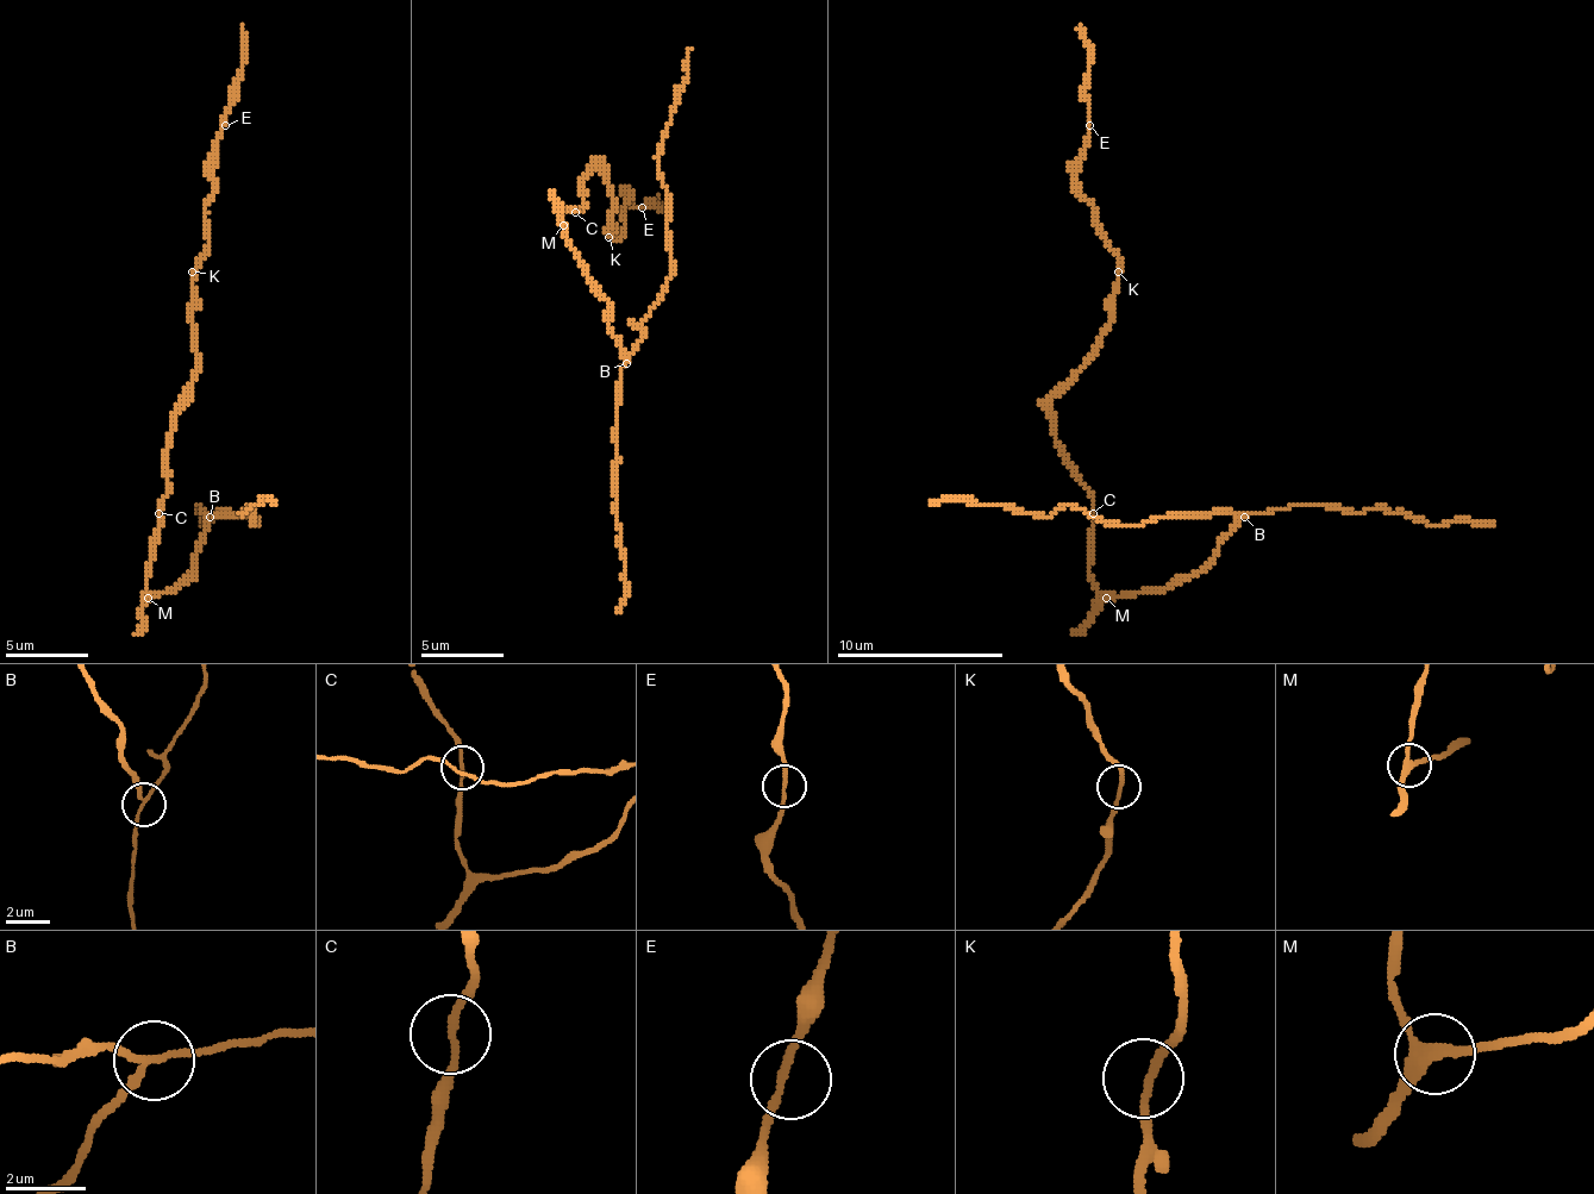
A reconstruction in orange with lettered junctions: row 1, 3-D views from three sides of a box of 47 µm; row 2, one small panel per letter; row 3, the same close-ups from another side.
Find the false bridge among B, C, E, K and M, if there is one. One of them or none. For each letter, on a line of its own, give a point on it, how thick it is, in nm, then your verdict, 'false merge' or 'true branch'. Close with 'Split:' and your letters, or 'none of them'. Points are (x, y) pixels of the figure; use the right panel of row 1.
B: place (1244, 517); calibre 150 nm; false merge
C: place (1093, 513); calibre 160 nm; true branch
E: place (1089, 125); calibre 180 nm; true branch
K: place (1118, 272); calibre 200 nm; true branch
M: place (1106, 598); calibre 280 nm; true branch
Split: B

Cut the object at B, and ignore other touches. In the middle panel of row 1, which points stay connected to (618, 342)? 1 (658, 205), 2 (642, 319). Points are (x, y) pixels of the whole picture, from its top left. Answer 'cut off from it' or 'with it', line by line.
1: with it
2: cut off from it

